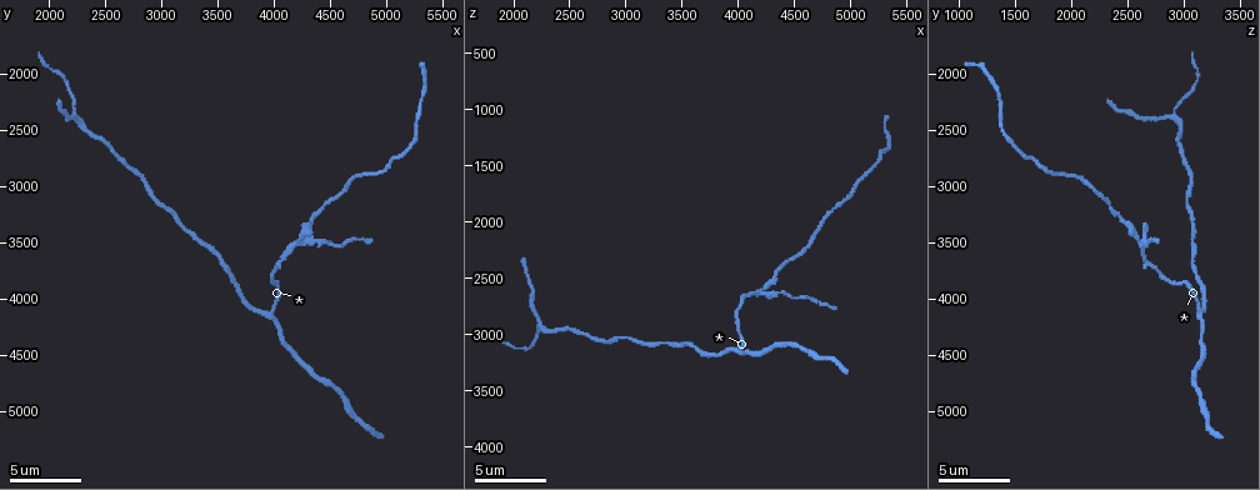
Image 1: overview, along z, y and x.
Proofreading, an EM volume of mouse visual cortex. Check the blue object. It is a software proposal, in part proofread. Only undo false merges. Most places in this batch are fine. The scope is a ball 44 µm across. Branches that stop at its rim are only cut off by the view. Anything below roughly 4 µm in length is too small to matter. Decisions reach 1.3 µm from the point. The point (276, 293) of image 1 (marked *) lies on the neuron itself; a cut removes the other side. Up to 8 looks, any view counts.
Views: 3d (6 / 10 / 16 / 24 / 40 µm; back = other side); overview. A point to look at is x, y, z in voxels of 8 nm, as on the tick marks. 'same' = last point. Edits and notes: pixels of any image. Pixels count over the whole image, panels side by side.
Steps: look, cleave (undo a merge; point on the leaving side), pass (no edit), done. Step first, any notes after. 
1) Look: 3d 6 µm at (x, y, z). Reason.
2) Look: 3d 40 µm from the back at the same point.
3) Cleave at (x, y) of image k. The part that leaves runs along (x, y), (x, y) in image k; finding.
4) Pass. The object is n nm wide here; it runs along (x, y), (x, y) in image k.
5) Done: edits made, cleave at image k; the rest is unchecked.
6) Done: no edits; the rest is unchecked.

Look: 3d 16 µm at (3000, 3140, 3020).

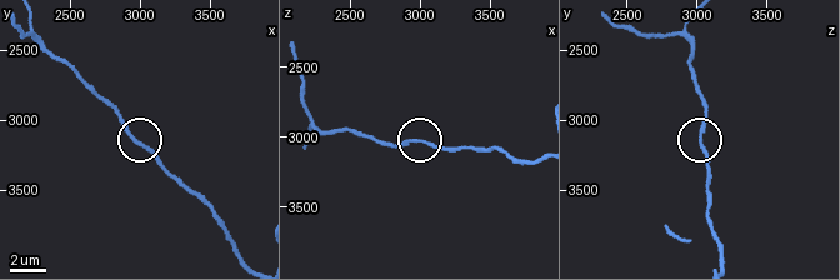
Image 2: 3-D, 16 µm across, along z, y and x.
Pass. The object is 170 nm wide here; it runs along (241, 256), (225, 225), (101, 96) in image 2; continuous, no second neuron.

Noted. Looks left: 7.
Look: 3d 16 µm at (2440, 2560, 2940). Sudden change in width.

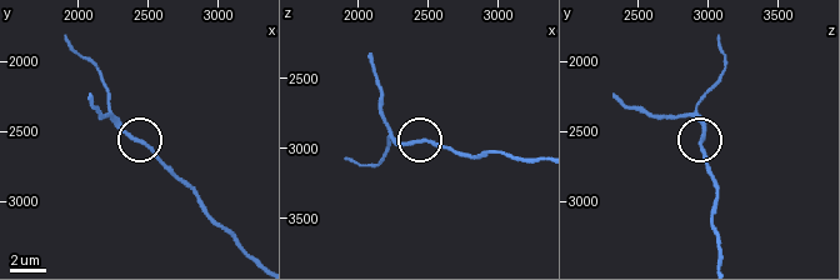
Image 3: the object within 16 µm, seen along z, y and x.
Pass. It runs along (719, 258), (710, 216), (715, 181), (701, 145), (699, 111) in image 3; one neuron here.

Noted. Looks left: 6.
Look: 3d 16 µm at (4280, 3440, 2620). Branch point.

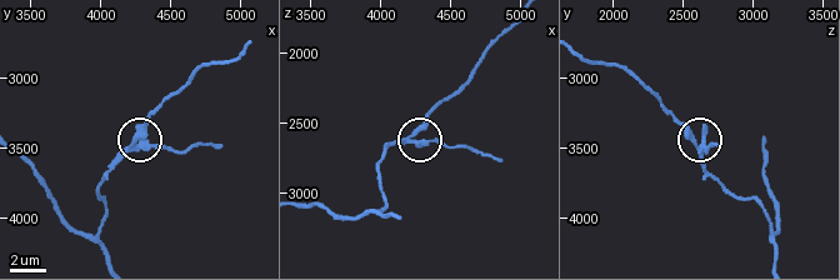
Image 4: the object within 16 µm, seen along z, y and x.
Look: 3d 6 µm at (4260, 3440, 2580).

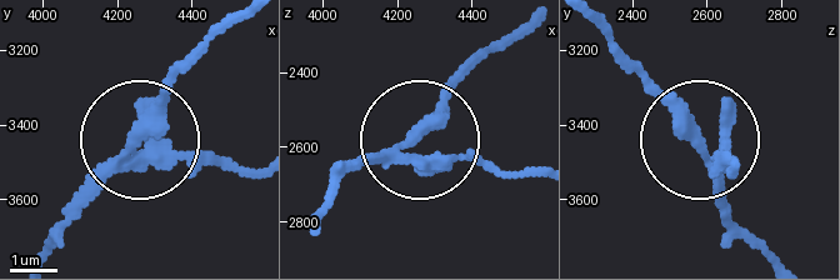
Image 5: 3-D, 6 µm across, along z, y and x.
Cleave at (729, 110) of image 5. 3 arms meet here; the part that leaves runs along (116, 160), (256, 173) in image 5; a second neuron is stuck on.

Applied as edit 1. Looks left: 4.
Look: overview. Redraw.

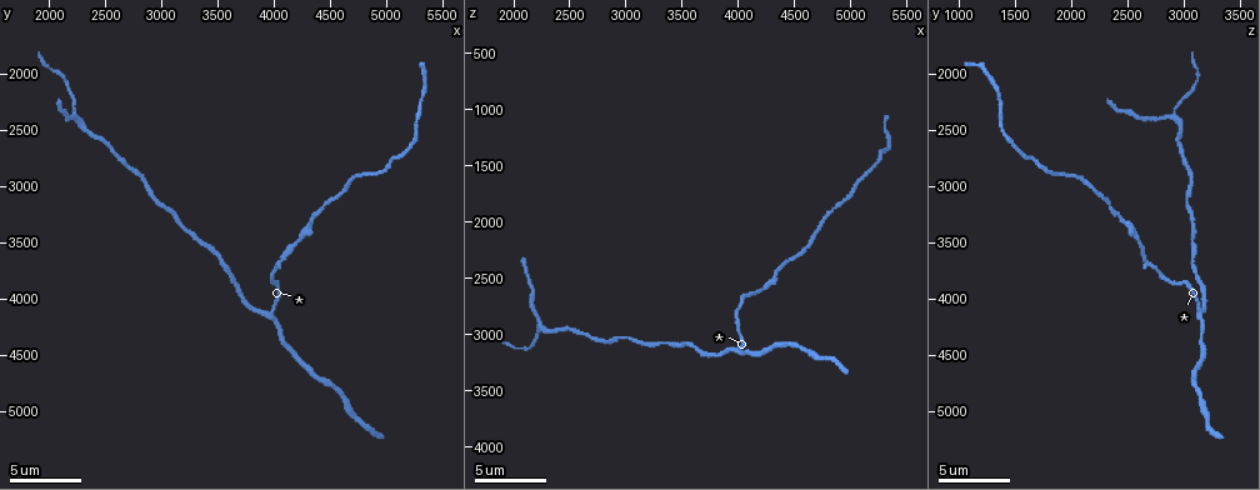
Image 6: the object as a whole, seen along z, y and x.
Look: 3d 16 µm at (3940, 4140, 3140). A fork.

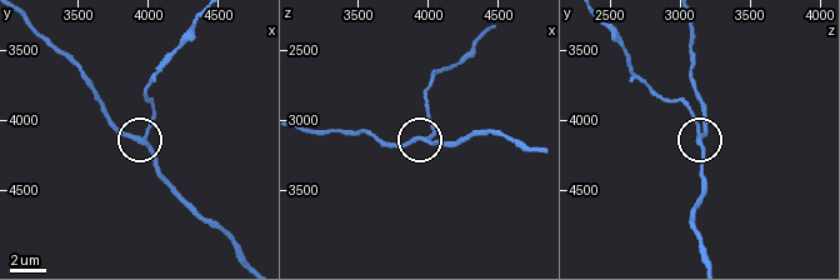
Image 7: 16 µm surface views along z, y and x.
Look: 3d 6 µm at (3960, 4140, 3140). Closer look.

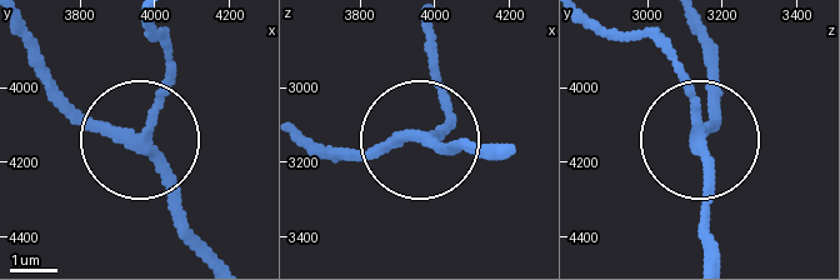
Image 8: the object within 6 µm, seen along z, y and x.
Pass. It runs along (445, 118), (425, 141), (500, 141) in image 8; continuous, no second neuron.

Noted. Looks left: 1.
Done: edits made, cleave at image 5; the rest is unchecked.

